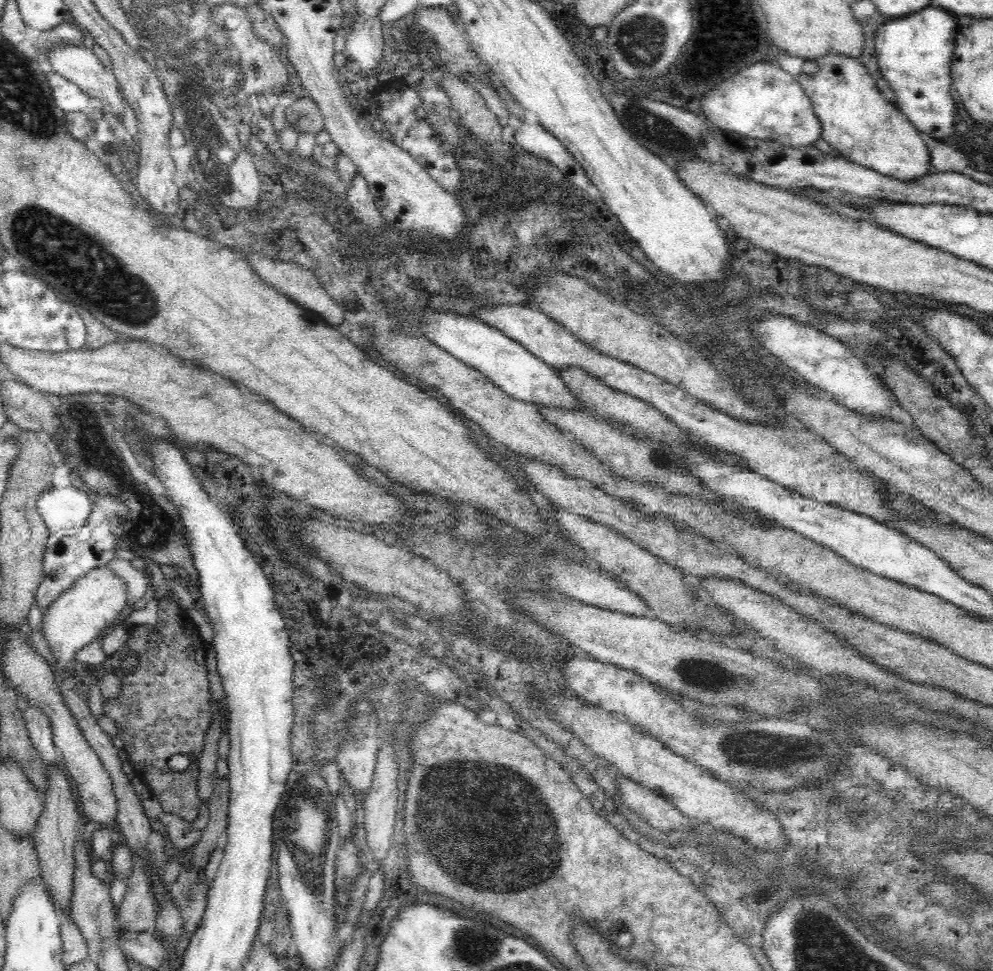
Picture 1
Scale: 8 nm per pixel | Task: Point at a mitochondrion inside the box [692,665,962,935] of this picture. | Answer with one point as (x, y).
(756, 751)

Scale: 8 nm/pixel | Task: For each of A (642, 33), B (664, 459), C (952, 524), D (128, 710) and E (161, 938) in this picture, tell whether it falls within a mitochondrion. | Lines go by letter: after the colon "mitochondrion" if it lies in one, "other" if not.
A: mitochondrion
B: mitochondrion
C: other
D: mitochondrion
E: other

